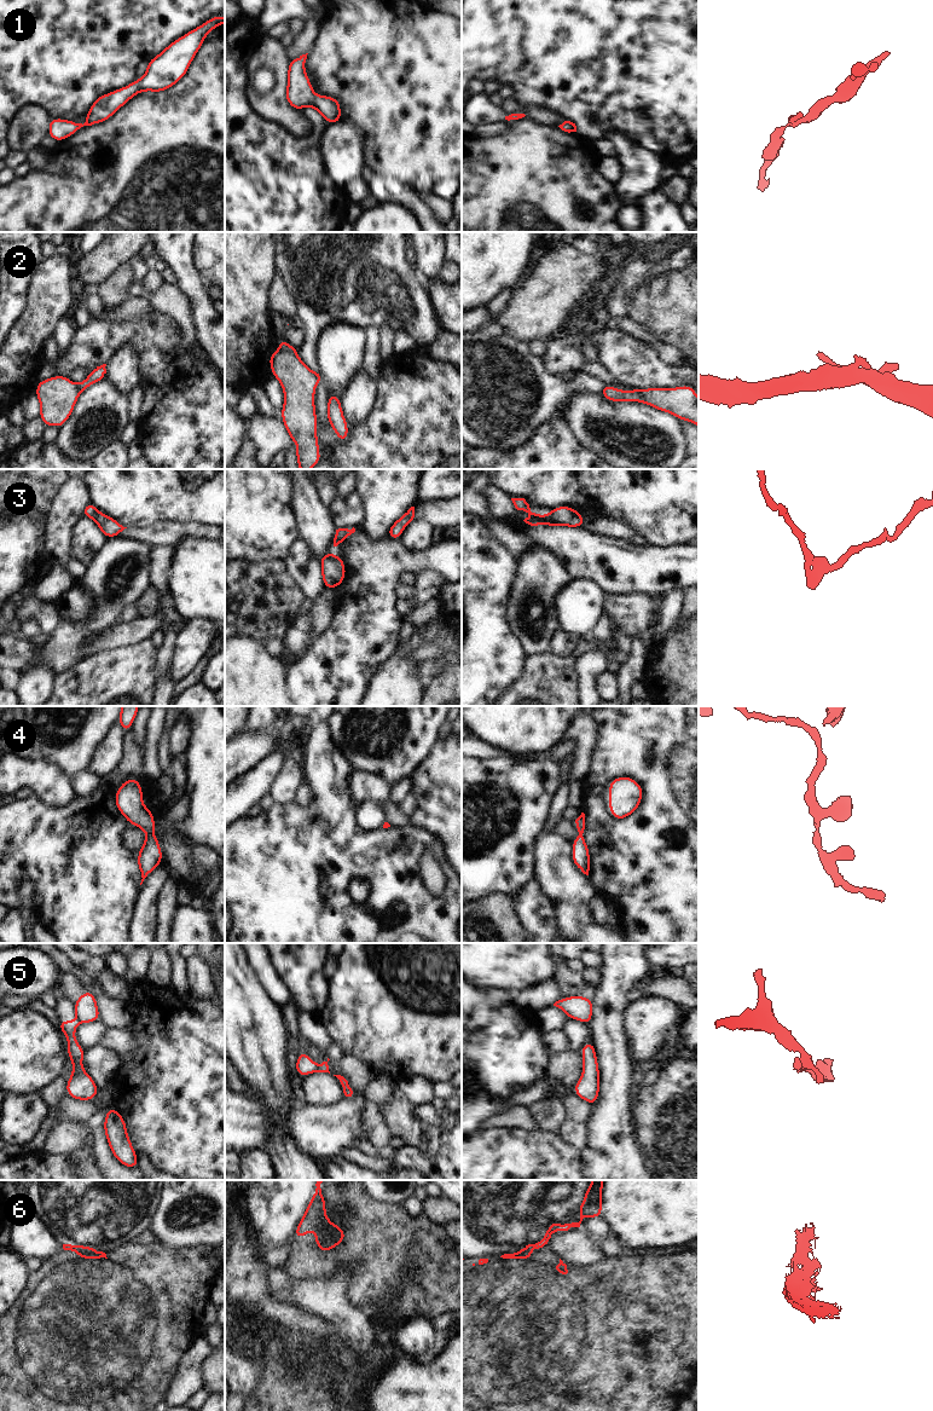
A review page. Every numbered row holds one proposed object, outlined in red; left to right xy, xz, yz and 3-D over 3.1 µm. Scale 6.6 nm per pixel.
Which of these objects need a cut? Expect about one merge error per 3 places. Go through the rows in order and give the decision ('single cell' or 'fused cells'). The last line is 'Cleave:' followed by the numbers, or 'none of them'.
1: single cell
2: fused cells
3: single cell
4: single cell
5: fused cells
6: fused cells
Cleave: 2, 5, 6

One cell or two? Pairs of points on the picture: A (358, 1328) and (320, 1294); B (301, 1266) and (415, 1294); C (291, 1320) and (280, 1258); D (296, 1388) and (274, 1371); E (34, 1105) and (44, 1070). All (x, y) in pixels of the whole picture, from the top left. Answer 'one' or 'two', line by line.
A: one
B: one
C: two
D: one
E: two

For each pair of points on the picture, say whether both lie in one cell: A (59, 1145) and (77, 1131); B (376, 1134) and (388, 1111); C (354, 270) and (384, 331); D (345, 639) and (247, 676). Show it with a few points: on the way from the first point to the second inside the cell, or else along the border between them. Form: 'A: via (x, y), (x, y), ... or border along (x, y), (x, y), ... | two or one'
A: via (64, 1140), (73, 1135) | one
B: border along (378, 1106), (382, 1120), (392, 1135) | two
C: border along (377, 327), (388, 325), (395, 331) | two
D: border along (288, 668), (285, 671), (287, 693) | two

